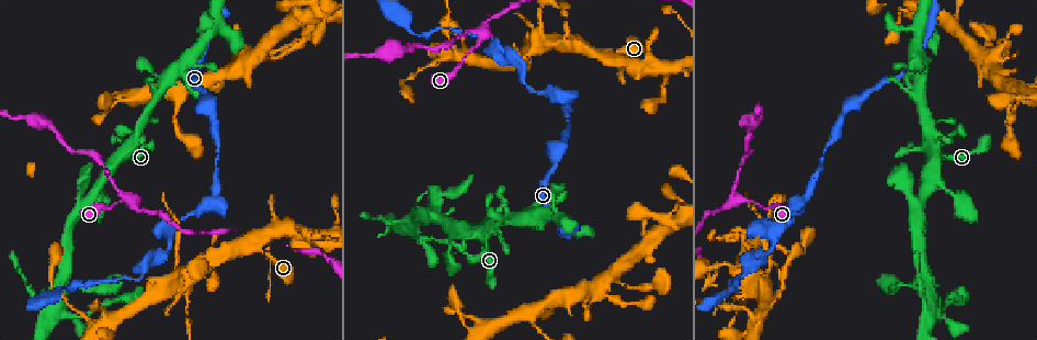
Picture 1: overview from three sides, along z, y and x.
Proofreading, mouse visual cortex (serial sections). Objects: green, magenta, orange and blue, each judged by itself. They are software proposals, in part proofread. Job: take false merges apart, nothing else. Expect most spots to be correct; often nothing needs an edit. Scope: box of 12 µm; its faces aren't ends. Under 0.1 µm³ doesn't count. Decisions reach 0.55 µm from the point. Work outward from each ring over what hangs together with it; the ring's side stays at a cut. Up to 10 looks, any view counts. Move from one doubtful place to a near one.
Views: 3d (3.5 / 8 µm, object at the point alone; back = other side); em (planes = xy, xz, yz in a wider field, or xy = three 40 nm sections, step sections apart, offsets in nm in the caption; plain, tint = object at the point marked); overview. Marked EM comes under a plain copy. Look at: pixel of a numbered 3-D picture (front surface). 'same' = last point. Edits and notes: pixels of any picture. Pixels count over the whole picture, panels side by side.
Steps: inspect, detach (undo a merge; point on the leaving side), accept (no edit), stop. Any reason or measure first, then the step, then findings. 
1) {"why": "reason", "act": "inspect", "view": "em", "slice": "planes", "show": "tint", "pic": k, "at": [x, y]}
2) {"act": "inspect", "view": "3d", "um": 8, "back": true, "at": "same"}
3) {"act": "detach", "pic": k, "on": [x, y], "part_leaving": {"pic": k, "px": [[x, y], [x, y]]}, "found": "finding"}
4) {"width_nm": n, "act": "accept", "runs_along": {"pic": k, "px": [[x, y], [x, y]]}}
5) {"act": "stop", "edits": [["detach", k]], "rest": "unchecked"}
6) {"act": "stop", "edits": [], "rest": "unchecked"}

{"why": "calibre changes", "act": "inspect", "view": "em", "slice": "planes", "show": "tint", "pic": 1, "at": [776, 232]}

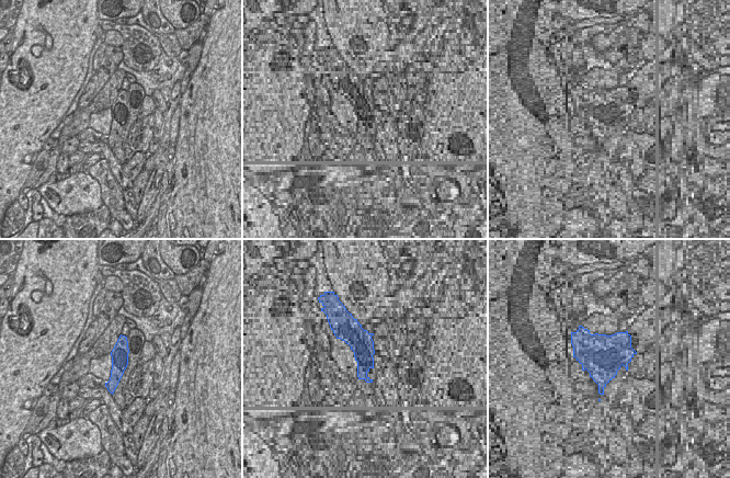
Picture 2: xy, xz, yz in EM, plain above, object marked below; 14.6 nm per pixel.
{"why": "see where the arms go", "act": "inspect", "view": "3d", "um": 3.5, "at": "same"}

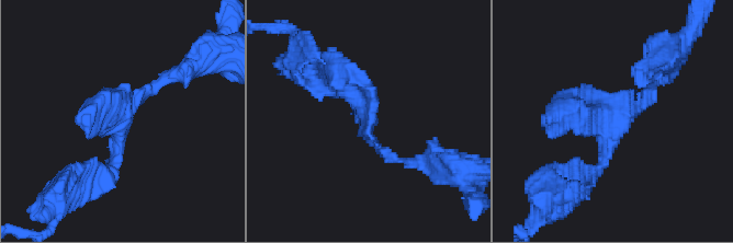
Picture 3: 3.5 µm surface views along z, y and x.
{"act": "accept", "runs_along": {"pic": 3, "px": [[155, 82], [121, 113], [100, 176]]}, "found": "one cell here"}

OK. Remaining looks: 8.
{"why": "calibre changes", "act": "inspect", "view": "3d", "um": 8, "pic": 1, "at": [732, 199]}

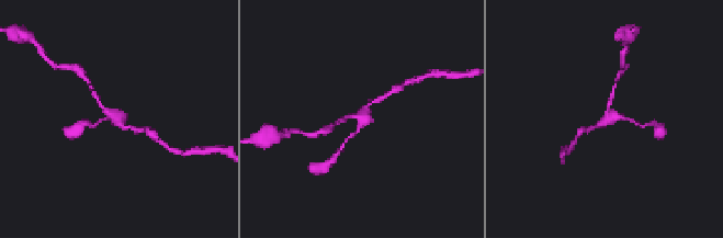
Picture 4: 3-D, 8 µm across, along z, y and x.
{"act": "inspect", "view": "3d", "um": 3.5, "pic": 4, "at": [116, 118]}

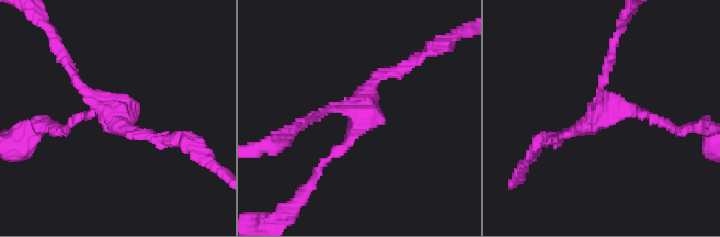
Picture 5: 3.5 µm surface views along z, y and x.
{"arms": 3, "arm_widths_nm": [150, 150, 150], "why": "shape alone is not enough", "act": "inspect", "view": "em", "slice": "xy", "step": 2, "show": "tint", "pic": 5, "at": [608, 107]}

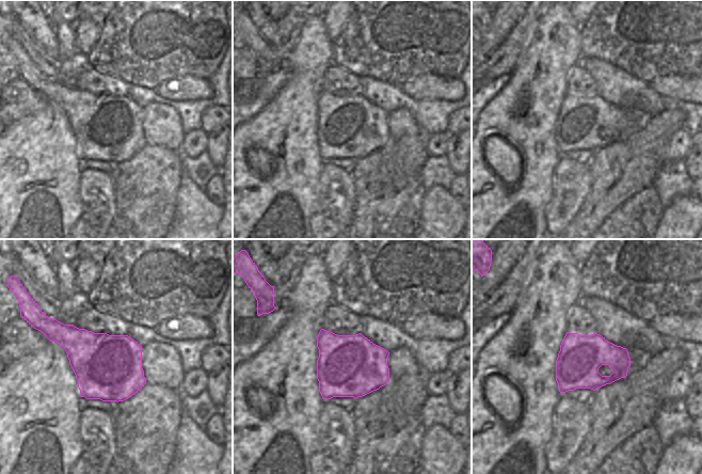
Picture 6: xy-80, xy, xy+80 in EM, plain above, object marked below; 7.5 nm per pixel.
{"act": "accept", "runs_along": {"pic": 5, "px": [[662, 122], [600, 104], [612, 57]]}, "found": "continuous, no second cell"}

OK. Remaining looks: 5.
{"why": "calibre changes", "act": "inspect", "view": "3d", "um": 3.5, "back": true, "pic": 1, "at": [741, 273]}

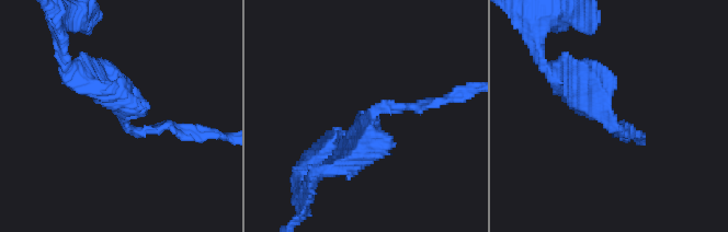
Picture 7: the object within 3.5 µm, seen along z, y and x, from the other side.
{"arm_widths_nm": [150, 300], "why": "now the EM", "act": "inspect", "view": "em", "slice": "xy", "step": 5, "show": "tint", "pic": 7, "at": [122, 121]}

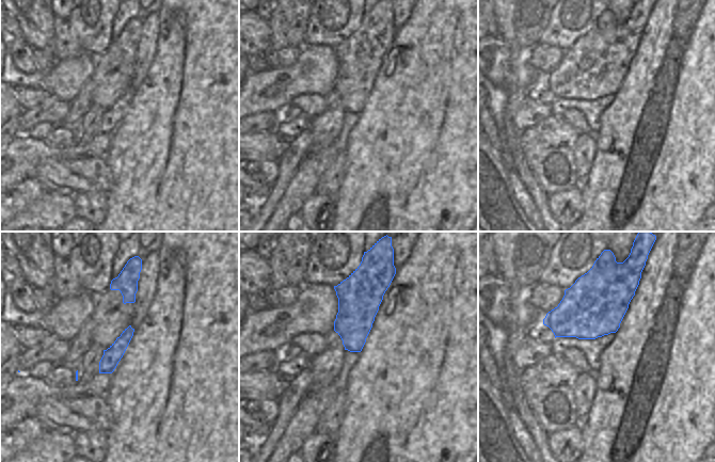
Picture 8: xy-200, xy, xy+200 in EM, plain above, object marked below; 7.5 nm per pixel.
{"act": "accept", "runs_along": {"pic": 8, "px": [[130, 330], [101, 370]]}, "found": "continuous, no second cell"}

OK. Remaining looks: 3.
{"why": "thick turns thin", "act": "inspect", "view": "em", "slice": "xy", "step": 2, "show": "tint", "pic": 1, "at": [765, 313]}

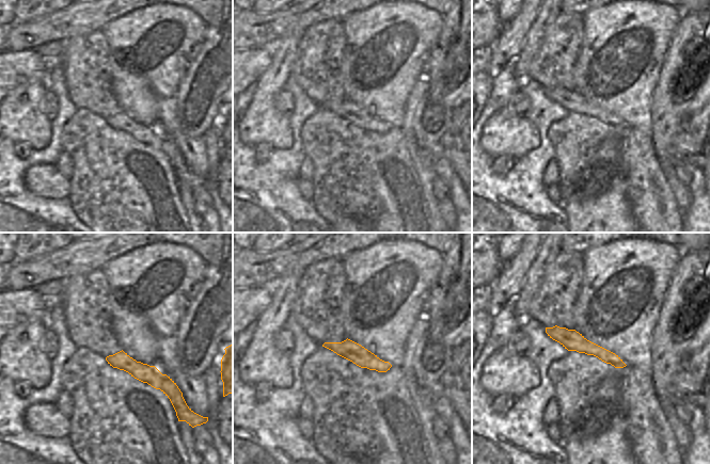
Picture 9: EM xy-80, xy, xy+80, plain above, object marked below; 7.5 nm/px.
{"why": "see where the arms go", "act": "inspect", "view": "3d", "um": 3.5, "at": "same"}

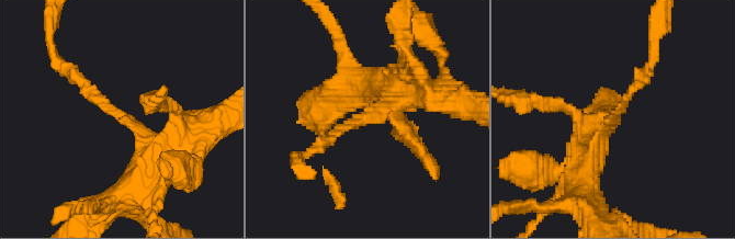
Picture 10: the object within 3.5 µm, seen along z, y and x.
{"act": "accept", "found": "continuous, no second cell"}

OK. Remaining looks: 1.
{"act": "stop", "edits": [], "rest": "unchecked"}

